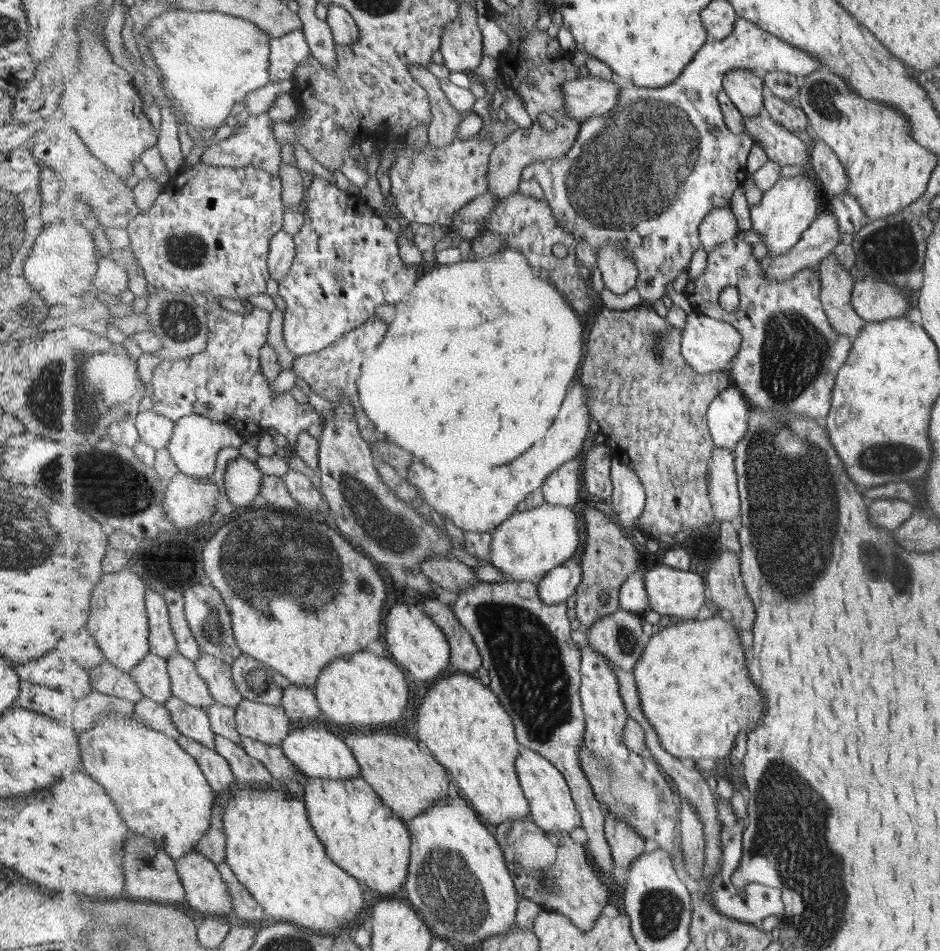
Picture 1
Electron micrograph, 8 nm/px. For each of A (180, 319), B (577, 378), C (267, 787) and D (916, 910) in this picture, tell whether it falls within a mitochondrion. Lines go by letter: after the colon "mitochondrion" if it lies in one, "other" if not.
A: mitochondrion
B: other
C: other
D: other

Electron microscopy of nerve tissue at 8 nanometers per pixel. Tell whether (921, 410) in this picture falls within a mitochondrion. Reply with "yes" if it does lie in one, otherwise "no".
no

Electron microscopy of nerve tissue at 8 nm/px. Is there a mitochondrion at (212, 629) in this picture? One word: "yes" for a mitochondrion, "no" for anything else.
yes

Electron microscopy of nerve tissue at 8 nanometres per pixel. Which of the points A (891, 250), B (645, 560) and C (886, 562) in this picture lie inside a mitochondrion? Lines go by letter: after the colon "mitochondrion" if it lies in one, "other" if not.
A: mitochondrion
B: other
C: mitochondrion

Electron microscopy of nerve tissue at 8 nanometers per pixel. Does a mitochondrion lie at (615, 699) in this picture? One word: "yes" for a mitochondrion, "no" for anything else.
no

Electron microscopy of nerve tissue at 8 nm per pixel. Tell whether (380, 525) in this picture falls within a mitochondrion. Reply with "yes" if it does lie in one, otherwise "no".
yes

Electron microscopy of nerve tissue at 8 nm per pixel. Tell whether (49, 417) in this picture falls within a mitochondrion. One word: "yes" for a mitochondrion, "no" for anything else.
yes

